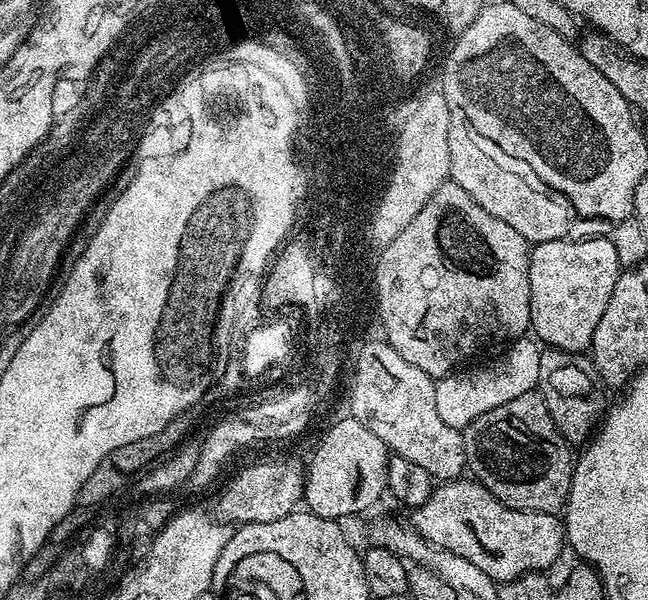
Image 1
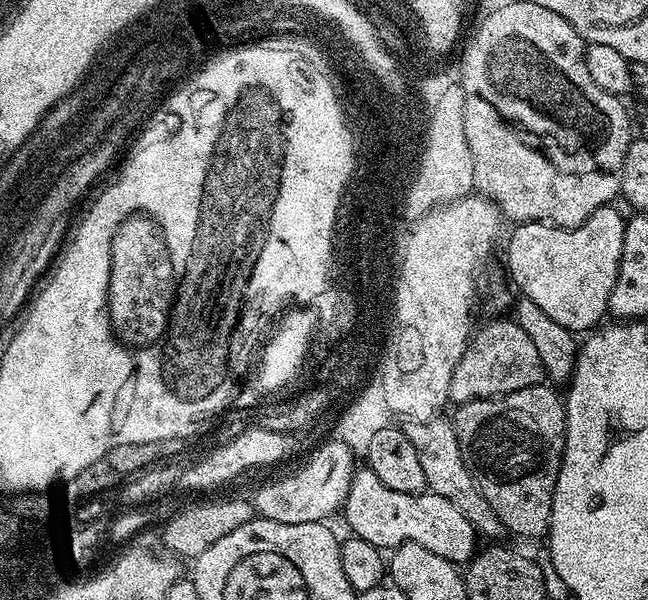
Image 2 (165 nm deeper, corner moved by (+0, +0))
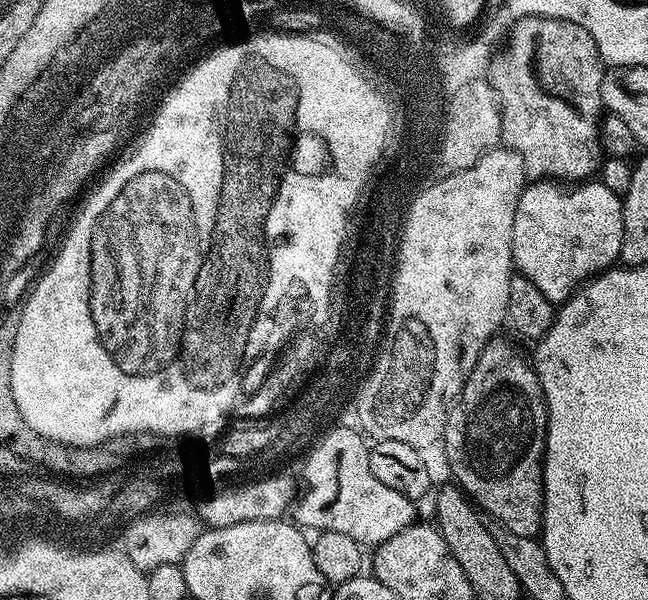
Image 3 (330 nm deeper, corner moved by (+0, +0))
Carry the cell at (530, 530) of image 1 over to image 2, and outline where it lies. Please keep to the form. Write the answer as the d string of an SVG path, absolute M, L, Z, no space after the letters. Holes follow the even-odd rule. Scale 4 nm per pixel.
M374 470L356 476L350 485L350 499L342 509L343 516L351 535L381 550L394 550L399 544L417 544L426 546L433 554L442 554L442 558L457 566L467 565L478 551L476 528L454 502L446 502L446 498L427 490L417 496L390 490L390 486L378 482Z

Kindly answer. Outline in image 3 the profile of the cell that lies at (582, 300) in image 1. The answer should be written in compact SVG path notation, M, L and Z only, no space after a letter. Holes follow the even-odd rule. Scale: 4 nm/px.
M547 178L537 179L522 190L518 198L518 210L514 210L514 234L512 235L512 262L519 275L530 278L546 298L557 306L576 292L581 284L600 275L619 261L624 237L624 201L612 184L604 184L599 178L589 178L569 186Z

